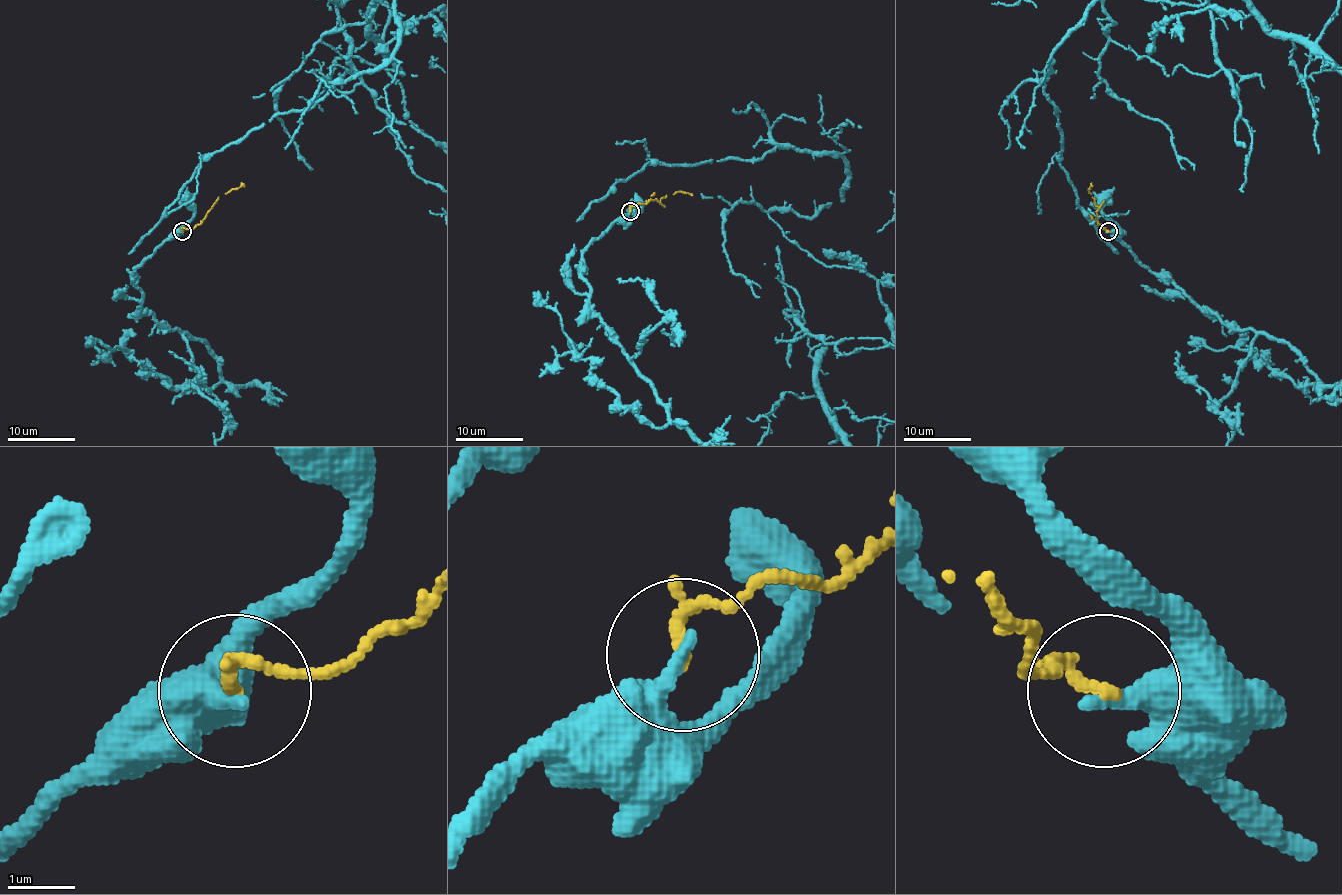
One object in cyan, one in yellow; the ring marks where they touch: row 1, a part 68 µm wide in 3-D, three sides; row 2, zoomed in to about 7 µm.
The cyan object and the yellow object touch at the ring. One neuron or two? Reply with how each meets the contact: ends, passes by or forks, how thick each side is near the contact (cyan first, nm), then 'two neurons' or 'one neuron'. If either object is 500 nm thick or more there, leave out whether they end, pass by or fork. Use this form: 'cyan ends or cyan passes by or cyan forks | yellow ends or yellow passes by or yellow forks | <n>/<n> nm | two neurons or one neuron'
cyan ends | yellow ends | 320/200 nm | two neurons

